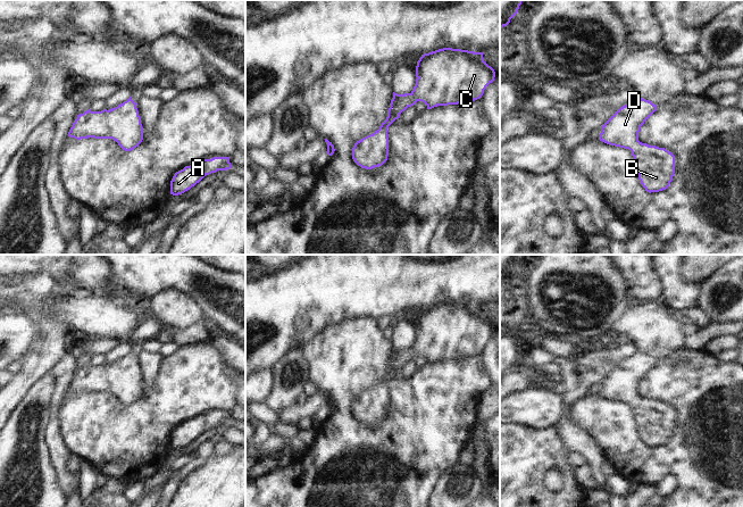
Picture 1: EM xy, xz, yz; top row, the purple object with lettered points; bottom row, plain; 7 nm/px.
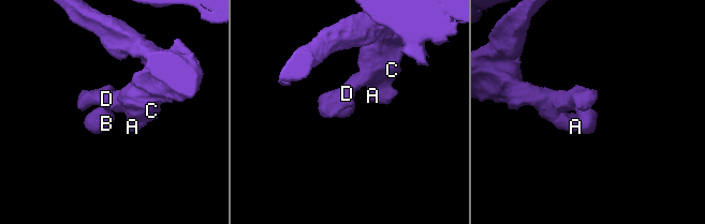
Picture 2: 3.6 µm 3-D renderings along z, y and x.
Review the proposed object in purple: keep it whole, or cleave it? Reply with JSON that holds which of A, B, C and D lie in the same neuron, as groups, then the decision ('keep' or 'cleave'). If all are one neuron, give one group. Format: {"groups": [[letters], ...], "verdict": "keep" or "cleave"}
{"groups": [["A", "B", "C", "D"]], "verdict": "keep"}

